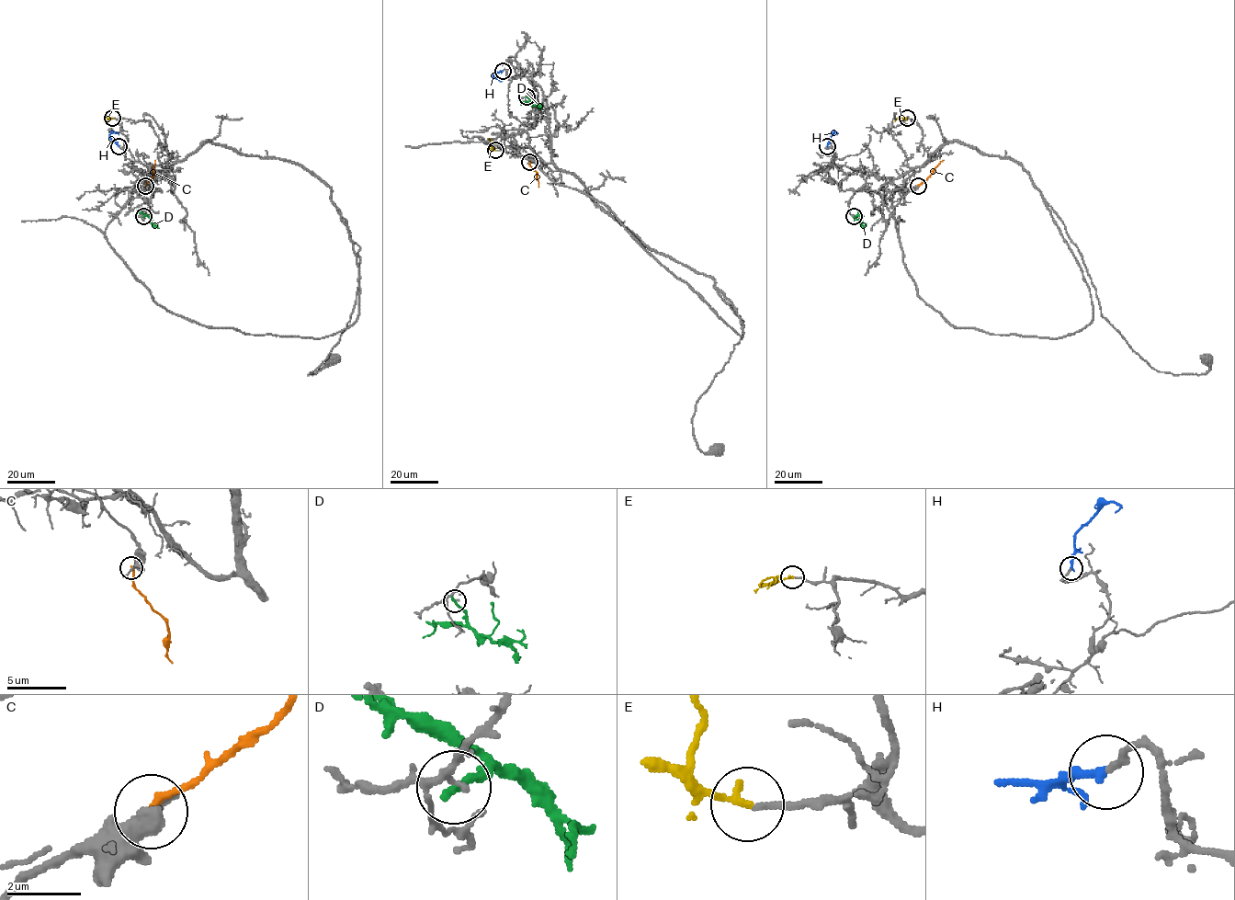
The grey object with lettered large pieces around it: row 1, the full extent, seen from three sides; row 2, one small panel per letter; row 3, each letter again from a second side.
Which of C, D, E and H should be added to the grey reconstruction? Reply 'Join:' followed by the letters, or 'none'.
Join: E, H

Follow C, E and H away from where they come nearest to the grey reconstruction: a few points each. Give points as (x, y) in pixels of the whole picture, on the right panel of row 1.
C: (918, 186), (943, 160)
E: (907, 118), (898, 118), (895, 121)
H: (827, 145), (828, 139), (834, 132), (836, 134)

